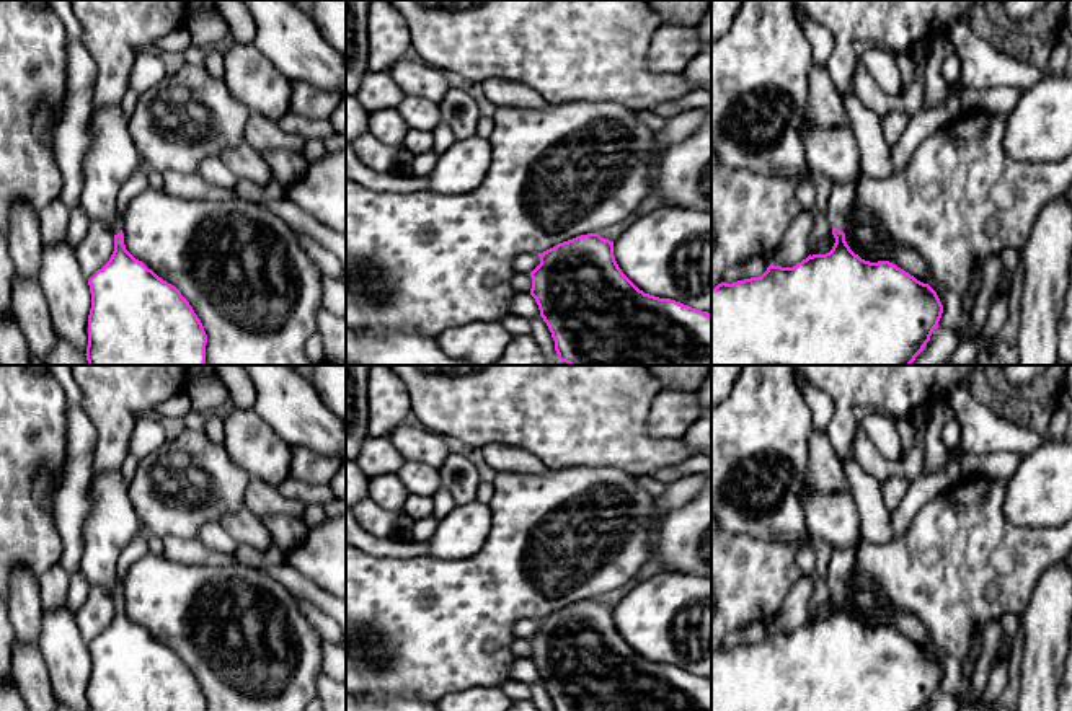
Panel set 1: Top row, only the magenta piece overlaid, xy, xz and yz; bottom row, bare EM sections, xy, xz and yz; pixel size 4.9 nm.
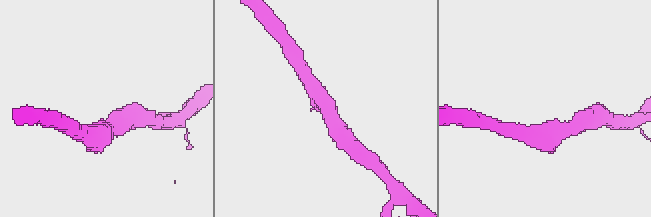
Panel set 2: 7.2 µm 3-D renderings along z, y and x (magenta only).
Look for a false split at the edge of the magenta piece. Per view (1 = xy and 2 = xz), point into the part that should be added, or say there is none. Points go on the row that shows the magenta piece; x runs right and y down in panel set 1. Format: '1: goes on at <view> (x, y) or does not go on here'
1: does not go on here
2: does not go on here

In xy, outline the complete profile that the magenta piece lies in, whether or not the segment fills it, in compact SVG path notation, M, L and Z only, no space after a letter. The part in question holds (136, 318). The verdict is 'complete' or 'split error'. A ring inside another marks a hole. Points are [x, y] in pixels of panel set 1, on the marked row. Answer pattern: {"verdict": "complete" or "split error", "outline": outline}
{"verdict": "complete", "outline": "M122 230L114 235L109 261L90 279L91 308L88 315L88 365L206 365L207 334L197 315L181 292L158 277L124 245Z"}

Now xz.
{"verdict": "complete", "outline": "M587 233L538 253L530 295L568 365L711 365L711 315L640 290L618 267L614 241Z"}

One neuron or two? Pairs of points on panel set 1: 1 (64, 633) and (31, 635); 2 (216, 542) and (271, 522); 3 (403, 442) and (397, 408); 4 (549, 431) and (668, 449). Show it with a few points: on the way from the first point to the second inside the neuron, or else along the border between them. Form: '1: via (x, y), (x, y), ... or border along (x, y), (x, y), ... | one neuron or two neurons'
1: via (56, 635), (39, 635) | one neuron
2: border along (196, 535), (206, 524), (219, 524), (239, 543) | two neurons
3: border along (402, 423), (387, 436), (369, 434) | two neurons
4: via (578, 431), (611, 431), (632, 449), (638, 449) | one neuron

